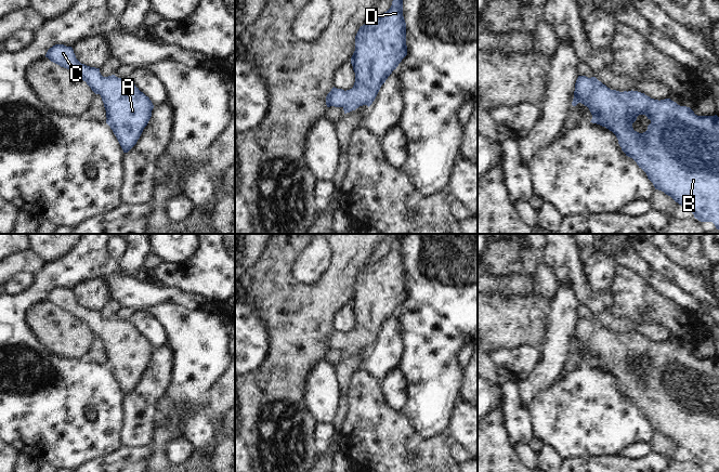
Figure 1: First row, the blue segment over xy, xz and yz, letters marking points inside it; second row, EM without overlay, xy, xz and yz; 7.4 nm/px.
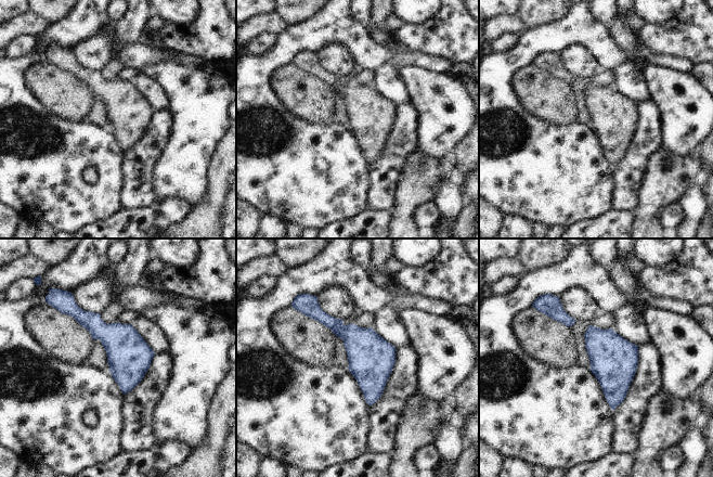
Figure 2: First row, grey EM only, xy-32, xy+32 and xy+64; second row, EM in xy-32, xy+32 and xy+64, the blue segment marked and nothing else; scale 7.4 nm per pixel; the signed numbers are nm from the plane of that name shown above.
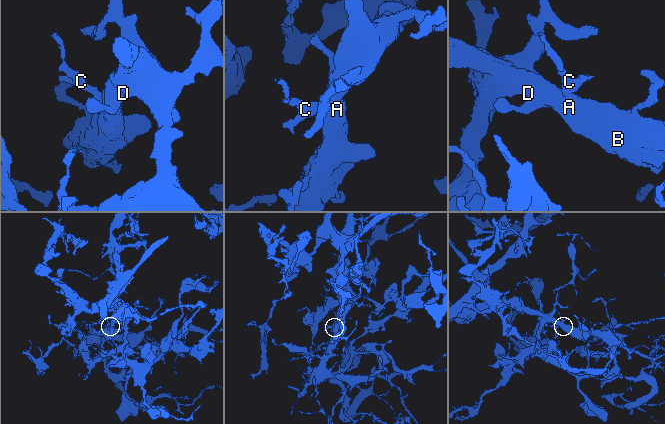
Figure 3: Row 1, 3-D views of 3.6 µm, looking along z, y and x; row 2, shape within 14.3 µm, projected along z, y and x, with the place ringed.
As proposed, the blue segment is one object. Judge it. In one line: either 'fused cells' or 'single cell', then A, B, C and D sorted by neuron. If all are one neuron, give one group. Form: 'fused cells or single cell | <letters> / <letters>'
single cell | A B C D

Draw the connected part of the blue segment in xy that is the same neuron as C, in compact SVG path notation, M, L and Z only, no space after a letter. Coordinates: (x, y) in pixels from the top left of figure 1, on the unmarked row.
M55 287L45 297L51 304L69 312L100 337L106 353L106 366L116 378L123 395L128 395L147 368L154 348L148 339L128 320L103 319L100 311L81 306L71 289Z

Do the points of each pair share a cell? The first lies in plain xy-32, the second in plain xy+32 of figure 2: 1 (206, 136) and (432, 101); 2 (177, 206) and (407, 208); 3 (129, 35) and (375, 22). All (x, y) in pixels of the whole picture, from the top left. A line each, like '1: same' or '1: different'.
1: same
2: different
3: same

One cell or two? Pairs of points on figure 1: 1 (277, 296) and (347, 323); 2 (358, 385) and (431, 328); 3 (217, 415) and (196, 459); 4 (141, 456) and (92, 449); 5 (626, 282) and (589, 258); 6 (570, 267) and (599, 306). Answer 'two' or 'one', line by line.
1: two
2: two
3: one
4: two
5: two
6: one

